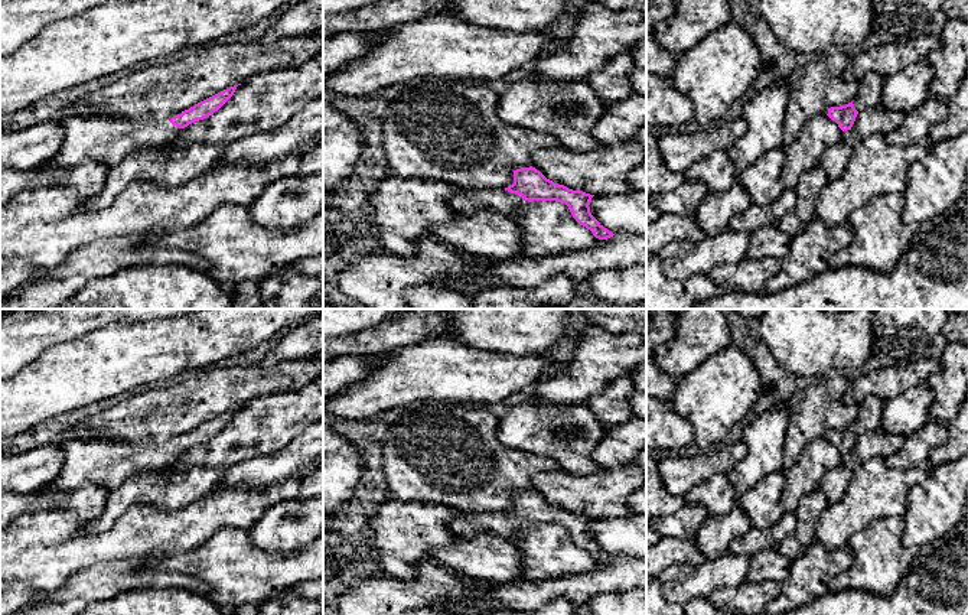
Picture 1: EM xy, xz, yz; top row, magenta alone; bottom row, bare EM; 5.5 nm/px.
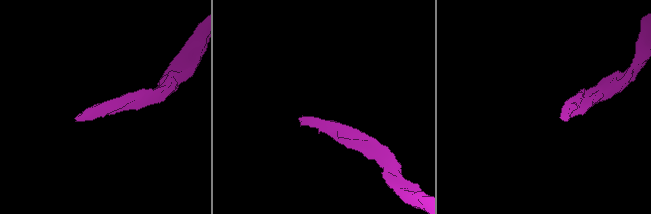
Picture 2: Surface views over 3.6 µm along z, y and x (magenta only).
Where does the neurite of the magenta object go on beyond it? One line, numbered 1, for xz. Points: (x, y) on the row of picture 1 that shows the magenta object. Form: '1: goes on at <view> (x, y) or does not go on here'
1: goes on at xz (469, 201)

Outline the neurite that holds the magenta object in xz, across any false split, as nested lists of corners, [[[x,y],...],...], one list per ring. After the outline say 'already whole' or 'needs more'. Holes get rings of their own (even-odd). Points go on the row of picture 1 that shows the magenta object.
[[[535,167],[514,170],[514,183],[505,189],[463,189],[447,199],[452,209],[459,214],[473,214],[480,209],[492,209],[512,217],[525,201],[555,201],[566,204],[573,218],[599,240],[607,240],[615,234],[604,228],[590,212],[590,201],[594,195],[573,191],[564,185],[547,179]]]; needs more

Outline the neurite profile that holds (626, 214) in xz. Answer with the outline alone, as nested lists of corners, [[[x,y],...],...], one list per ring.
[[[646,191],[594,195],[589,206],[600,225],[613,234],[646,235]]]

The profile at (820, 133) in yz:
[[[824,113],[809,118],[799,136],[785,149],[782,189],[793,189],[799,178],[821,163],[822,153],[840,143],[842,130]]]

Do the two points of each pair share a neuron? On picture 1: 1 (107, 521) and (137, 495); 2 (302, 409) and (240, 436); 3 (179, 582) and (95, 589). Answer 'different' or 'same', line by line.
1: same
2: same
3: same

